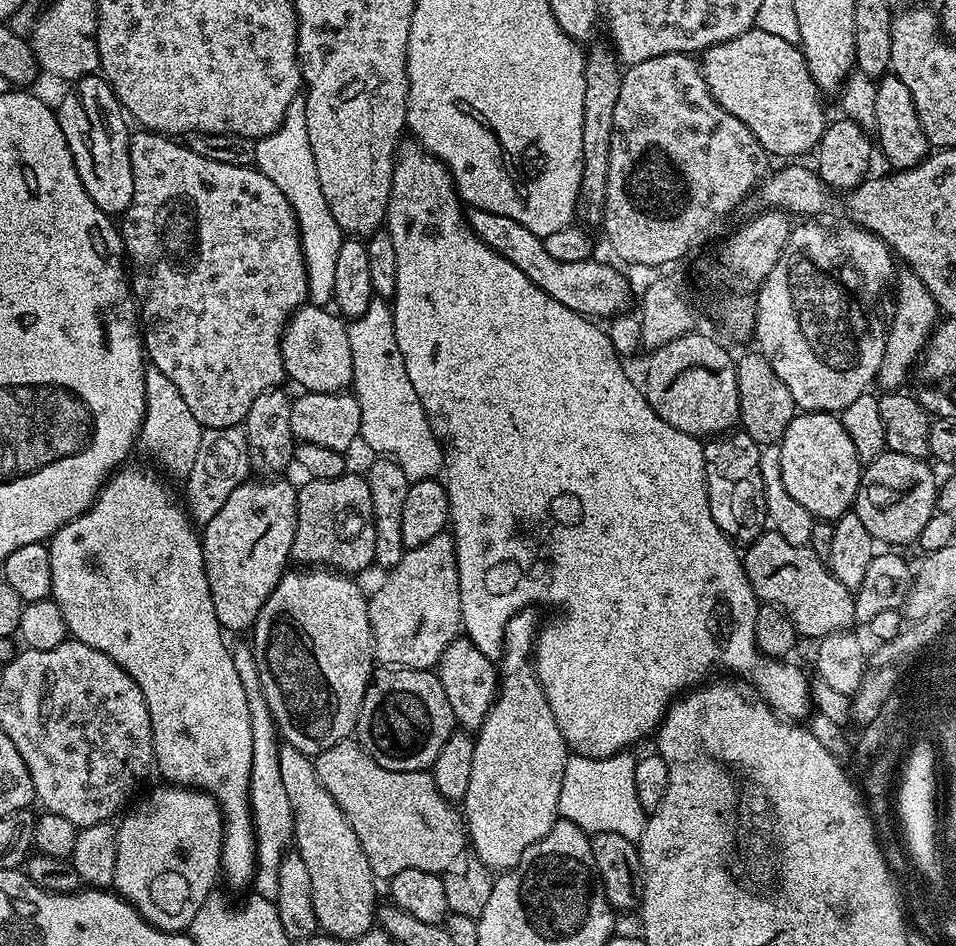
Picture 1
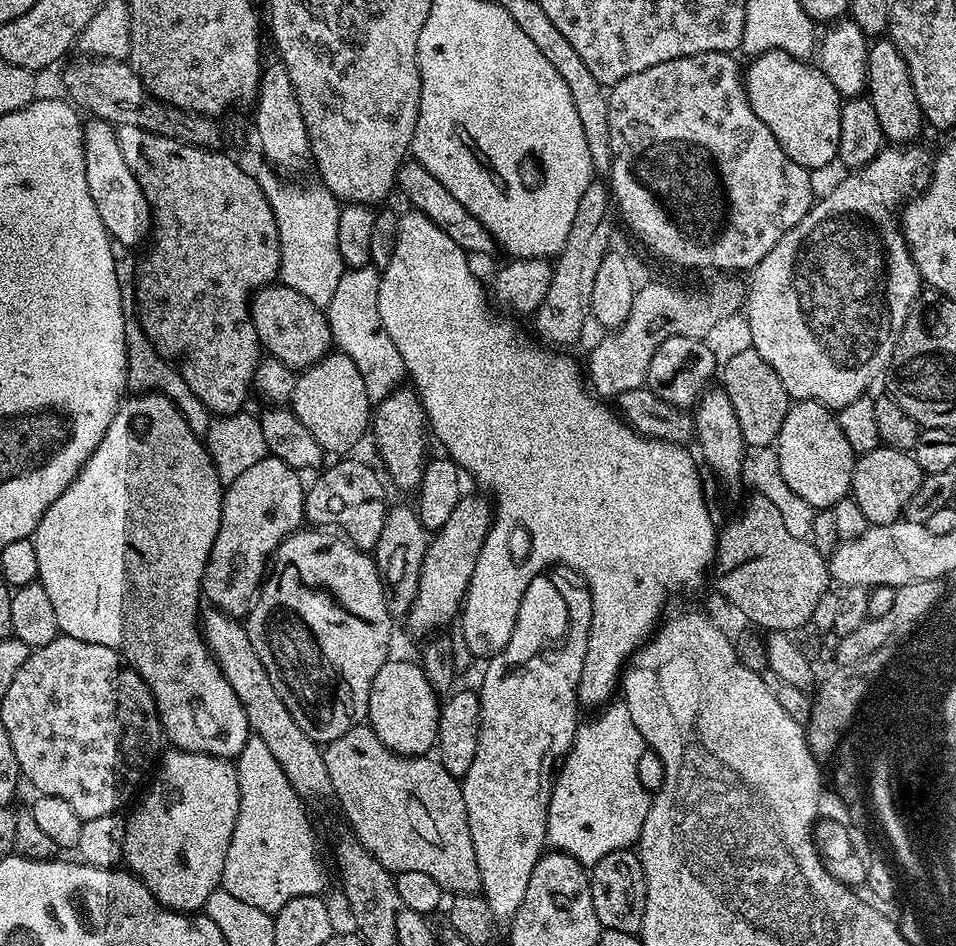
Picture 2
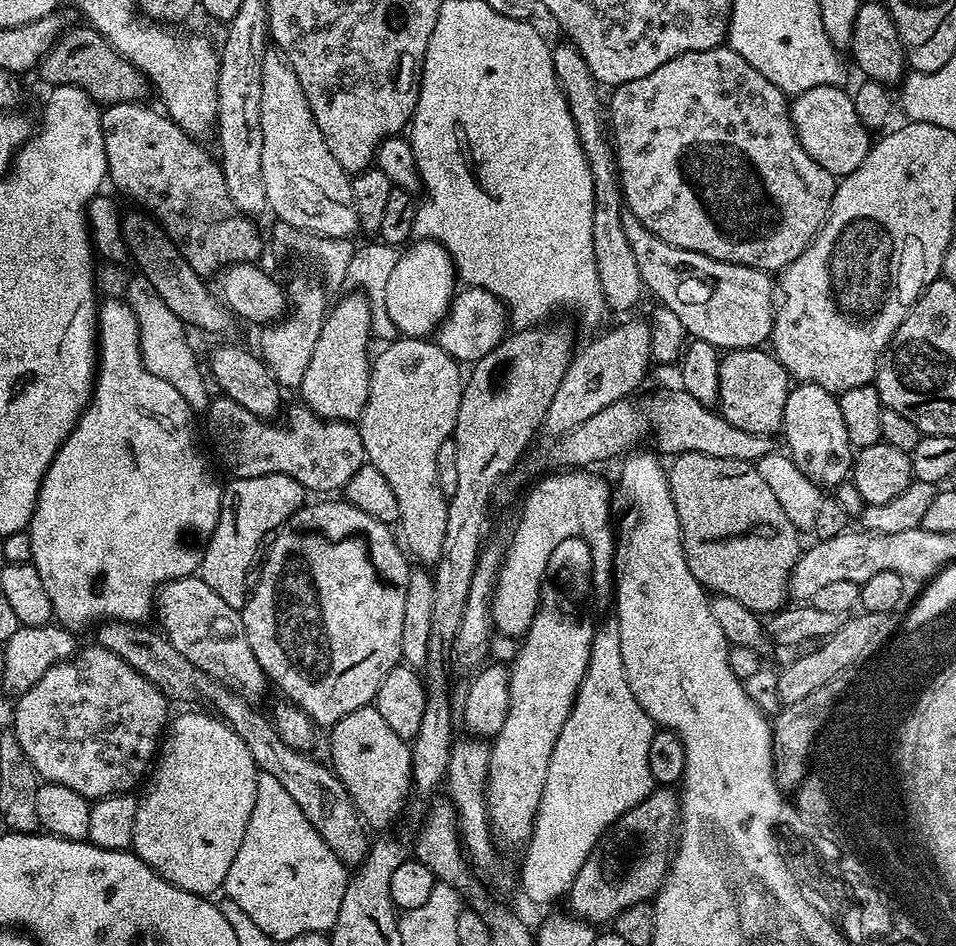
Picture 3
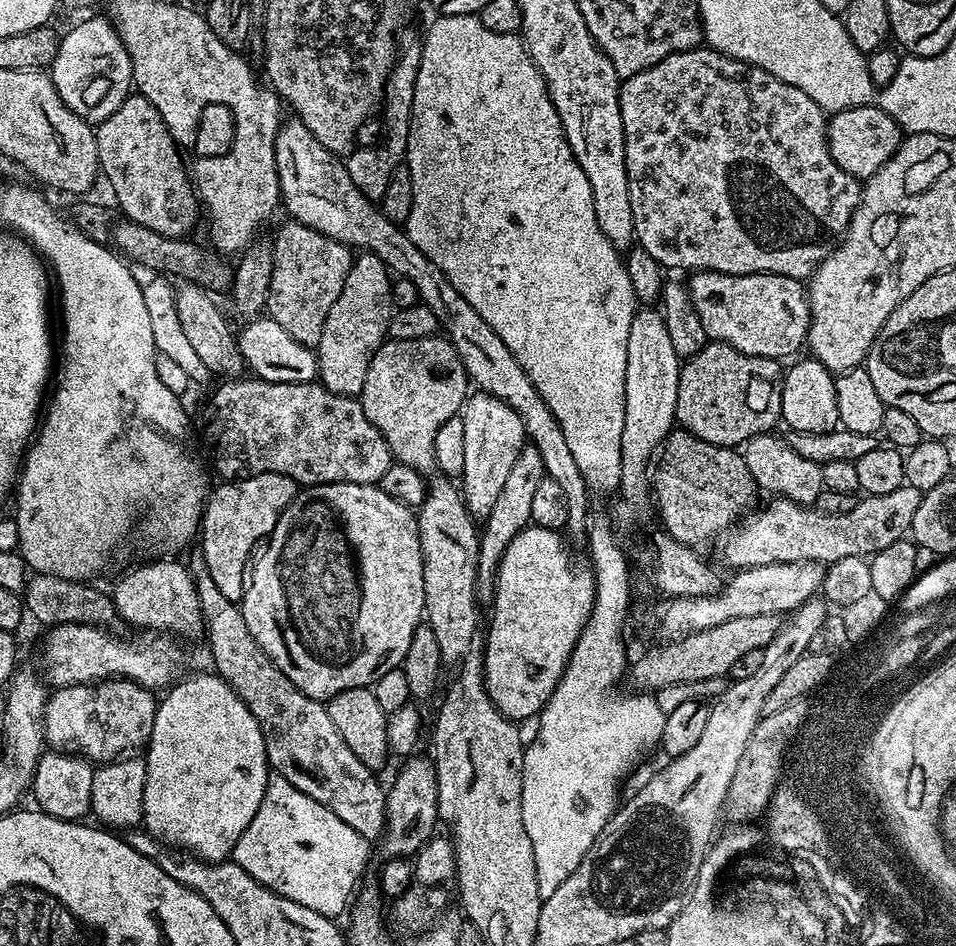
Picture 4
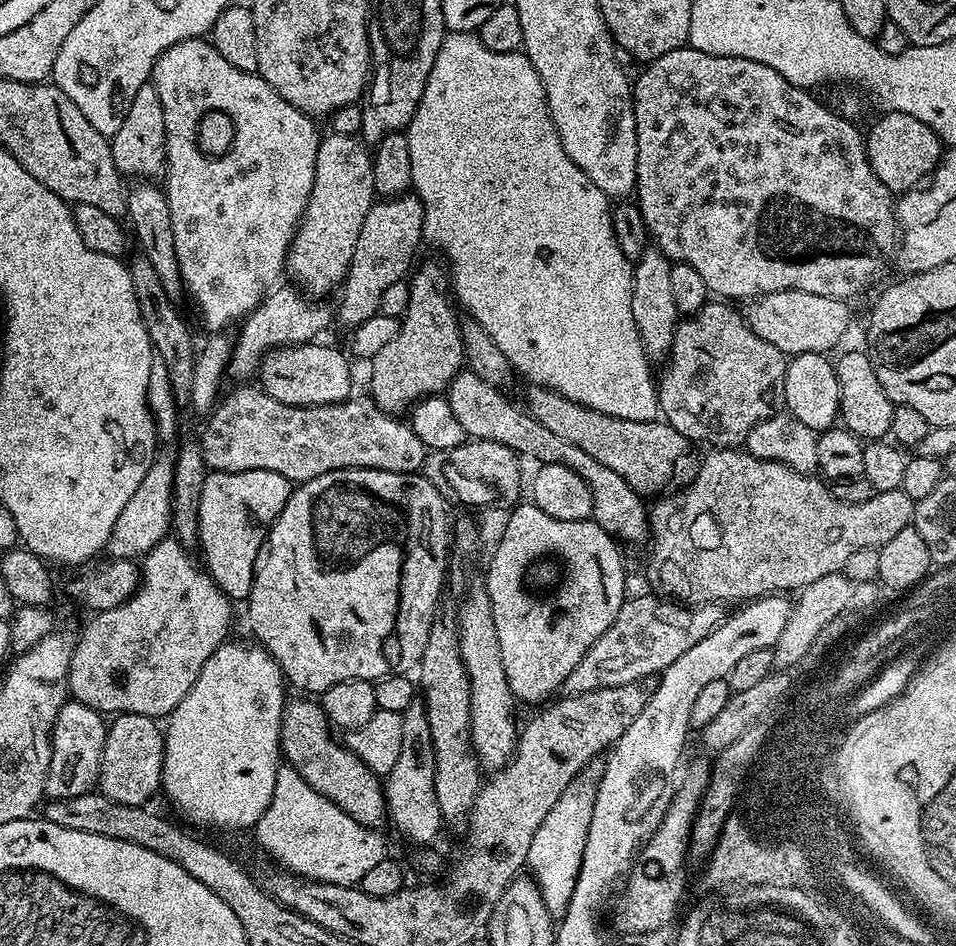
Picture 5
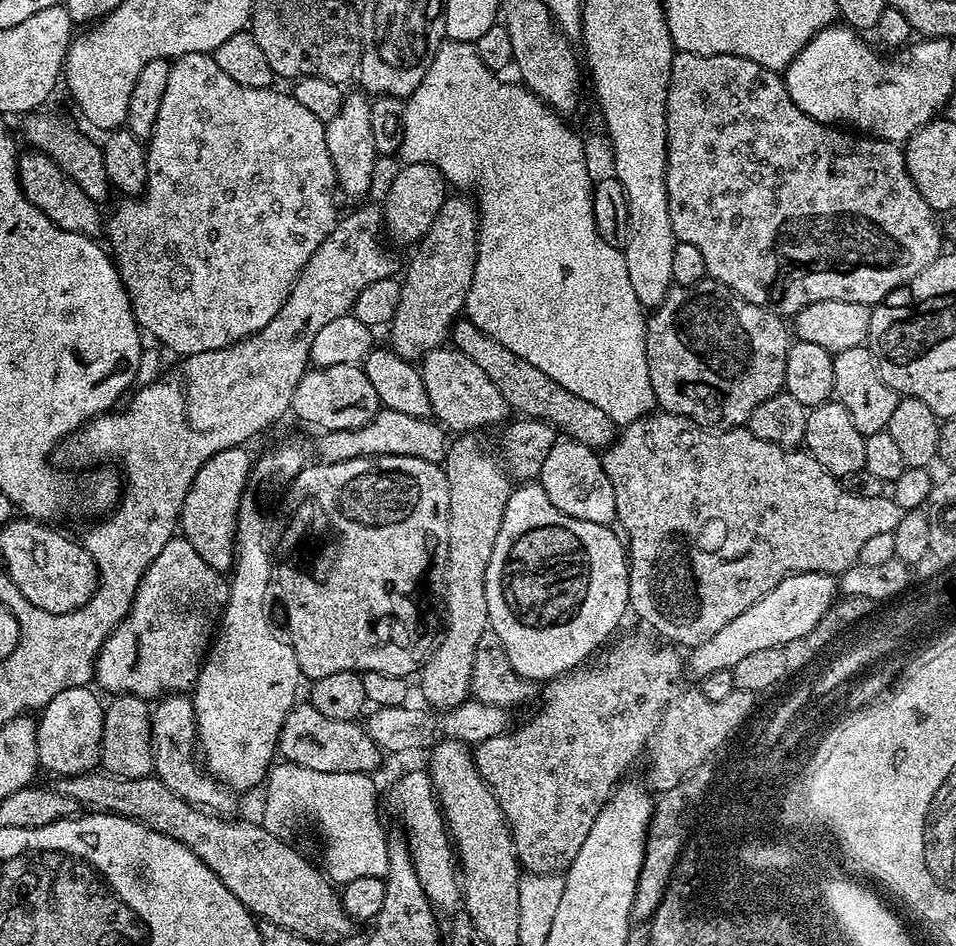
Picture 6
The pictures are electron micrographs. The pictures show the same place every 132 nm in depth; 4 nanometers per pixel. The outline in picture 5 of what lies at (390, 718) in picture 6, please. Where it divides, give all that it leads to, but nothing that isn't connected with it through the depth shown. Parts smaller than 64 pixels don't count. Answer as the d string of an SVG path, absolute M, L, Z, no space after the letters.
M656 594L651 595L629 595L625 599L623 606L618 610L618 618L614 618L614 622L610 622L606 634L602 634L602 638L598 638L598 642L594 642L594 646L590 646L590 650L586 650L582 662L578 662L578 666L574 666L574 670L570 670L570 674L564 679L563 691L567 695L577 696L590 690L602 690L610 686L626 686L626 682L647 681L648 676L659 677L660 673L670 666L670 662L674 662L674 658L682 658L682 654L686 654L686 650L690 650L690 646L702 642L702 638L706 638L706 634L710 634L716 629L726 615L725 609L719 604L701 604L691 608L681 606L676 602L669 602Z

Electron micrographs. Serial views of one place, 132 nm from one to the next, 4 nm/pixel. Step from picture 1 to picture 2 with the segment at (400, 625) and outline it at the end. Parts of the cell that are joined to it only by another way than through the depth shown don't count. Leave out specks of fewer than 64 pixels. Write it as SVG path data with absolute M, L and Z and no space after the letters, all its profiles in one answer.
M484 494L476 495L480 496L461 495L446 526L438 529L429 539L424 565L420 571L418 594L406 617L409 630L416 636L428 638L439 633L443 629L440 627L451 620L453 623L461 611L464 595L468 593L470 578L474 574L474 566L478 562L478 554L482 554L482 542L486 542L486 534L490 530L494 515L489 497Z

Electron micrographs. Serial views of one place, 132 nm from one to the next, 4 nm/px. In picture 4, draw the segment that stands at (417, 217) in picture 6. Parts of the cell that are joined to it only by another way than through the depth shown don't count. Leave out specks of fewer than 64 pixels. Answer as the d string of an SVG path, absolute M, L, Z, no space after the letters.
M361 251L353 259L342 286L342 294L338 294L338 302L330 306L330 314L326 314L326 326L322 326L322 338L314 348L318 380L326 390L343 396L359 397L370 370L370 362L381 344L385 343L388 324L392 321L393 283L393 277L382 258L372 252Z

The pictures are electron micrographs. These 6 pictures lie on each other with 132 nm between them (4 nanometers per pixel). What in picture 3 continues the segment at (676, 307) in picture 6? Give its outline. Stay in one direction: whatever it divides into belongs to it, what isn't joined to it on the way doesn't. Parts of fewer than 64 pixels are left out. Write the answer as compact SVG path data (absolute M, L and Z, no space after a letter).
M763 347L733 348L723 353L718 411L726 418L726 422L730 422L730 426L738 426L738 430L750 430L750 434L772 436L779 433L784 426L789 391L788 372L771 351Z

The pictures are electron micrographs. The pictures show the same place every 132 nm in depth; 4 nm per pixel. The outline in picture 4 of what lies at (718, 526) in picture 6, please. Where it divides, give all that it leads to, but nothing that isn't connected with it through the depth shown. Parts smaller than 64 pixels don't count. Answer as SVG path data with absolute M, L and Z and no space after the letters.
M905 482L898 490L890 490L890 494L865 495L857 499L850 514L826 514L815 506L772 498L757 516L749 515L727 533L724 560L732 570L739 570L771 564L827 566L838 562L838 558L871 558L878 550L886 550L890 542L903 540L911 533L921 495L917 488Z

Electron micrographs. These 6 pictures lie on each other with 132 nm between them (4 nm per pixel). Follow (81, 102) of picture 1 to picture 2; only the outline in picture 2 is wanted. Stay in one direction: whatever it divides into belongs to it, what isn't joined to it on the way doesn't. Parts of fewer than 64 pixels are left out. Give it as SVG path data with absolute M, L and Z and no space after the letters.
M88 118L84 126L84 157L86 158L86 186L90 186L90 198L94 198L94 207L98 209L98 218L102 218L102 226L106 226L108 235L117 245L132 248L149 239L152 231L152 208L148 204L146 194L142 194L142 186L138 186L138 178L126 166L126 158L122 158L122 149L118 146L116 128L104 120Z

